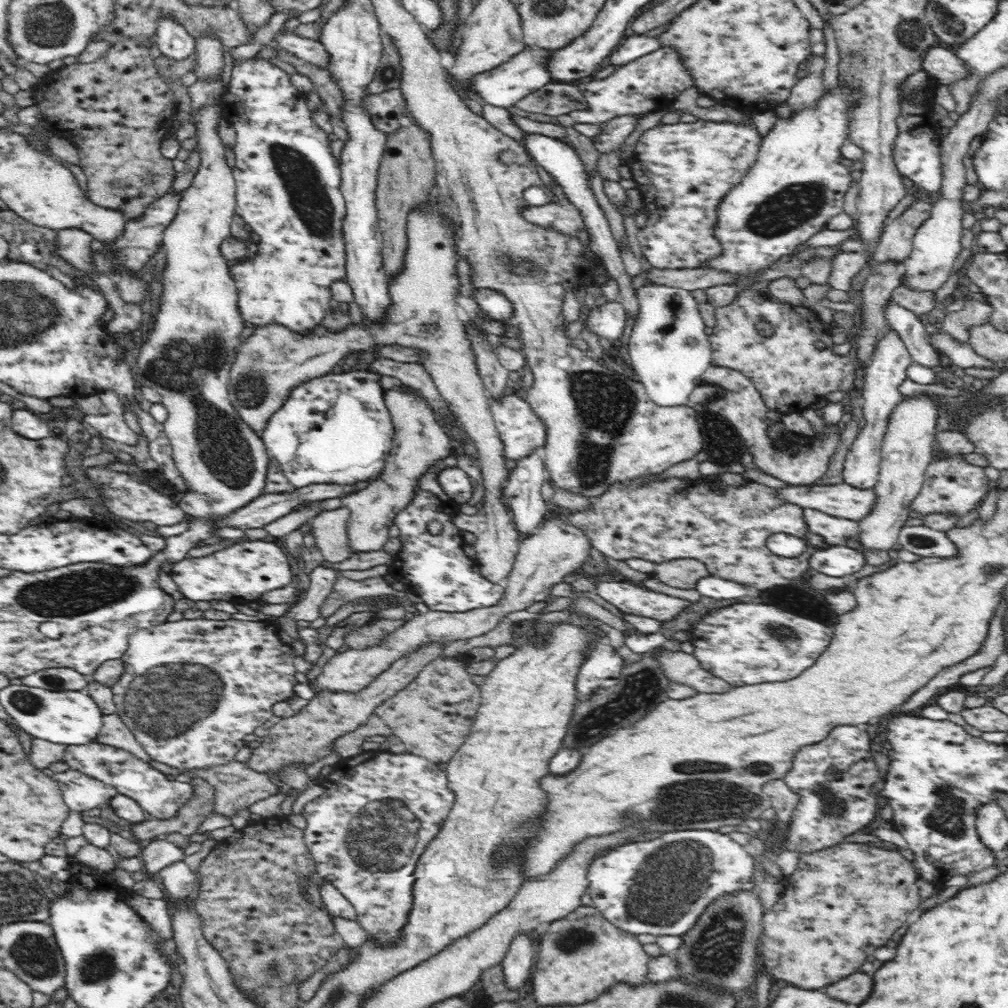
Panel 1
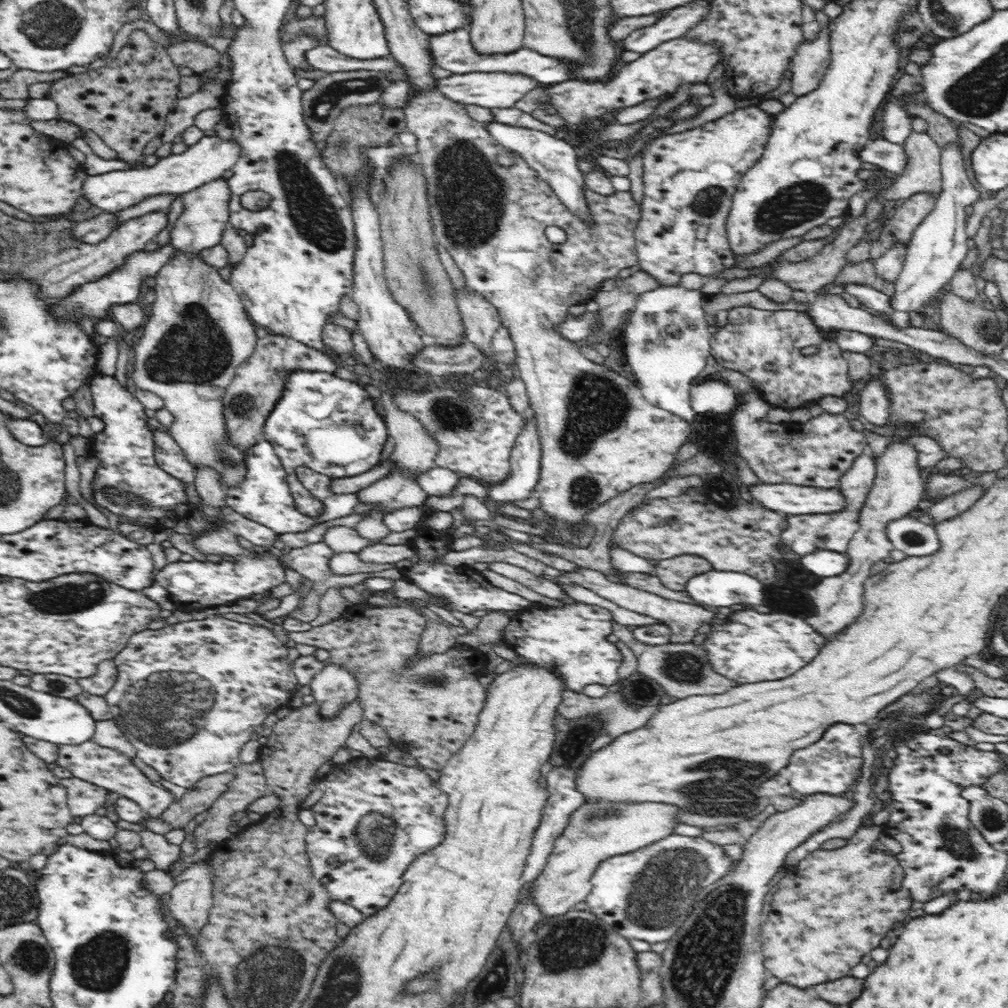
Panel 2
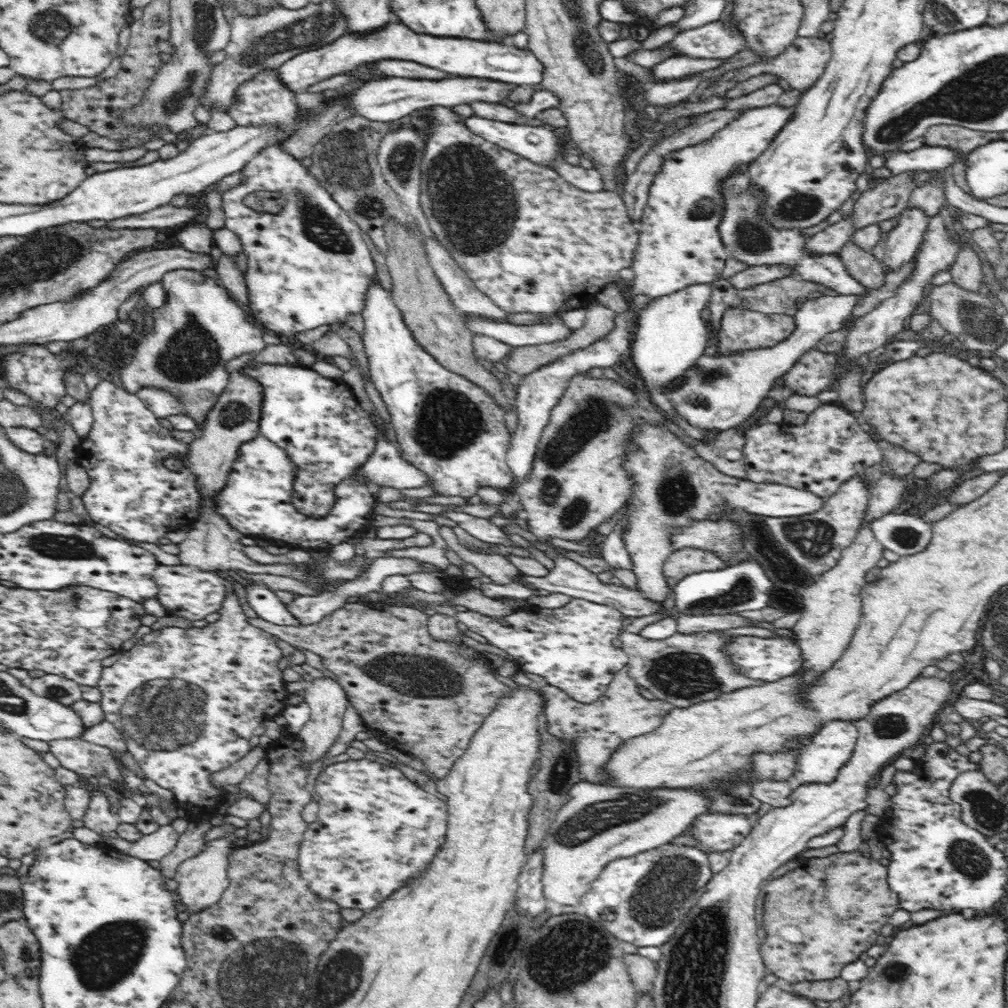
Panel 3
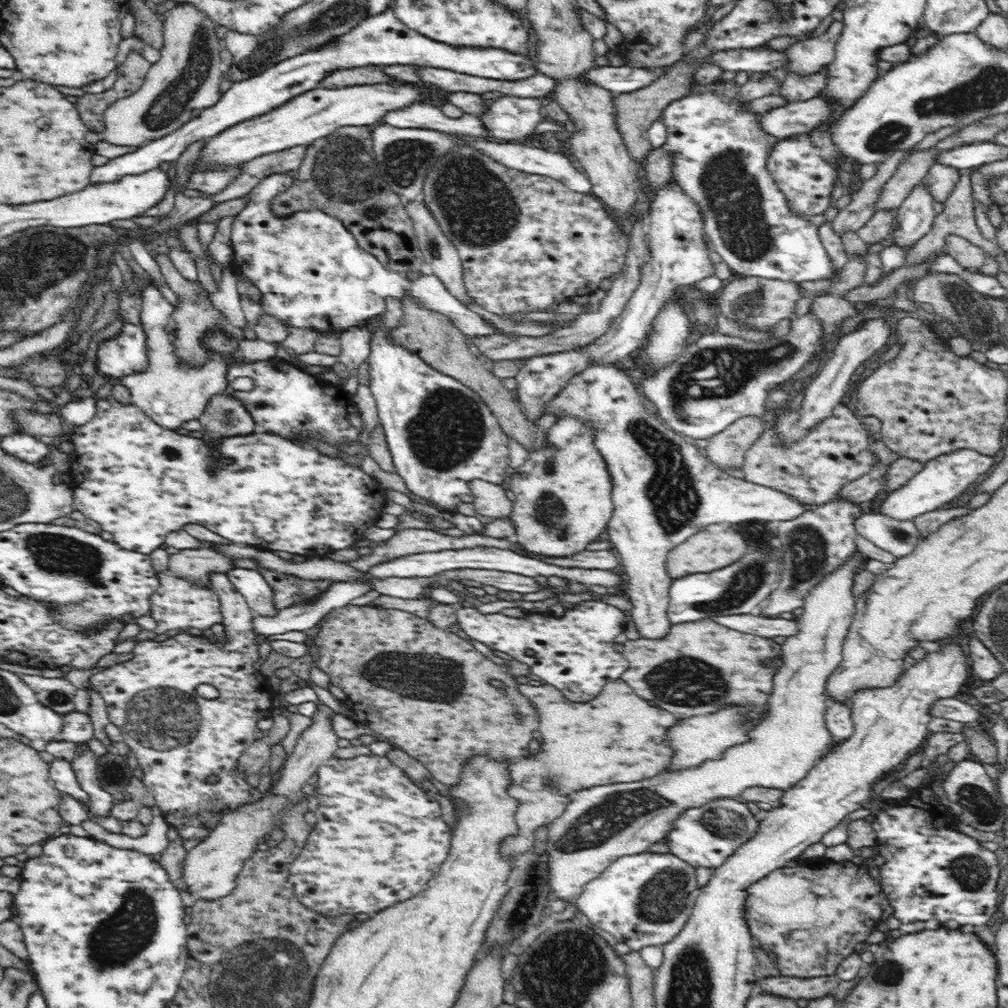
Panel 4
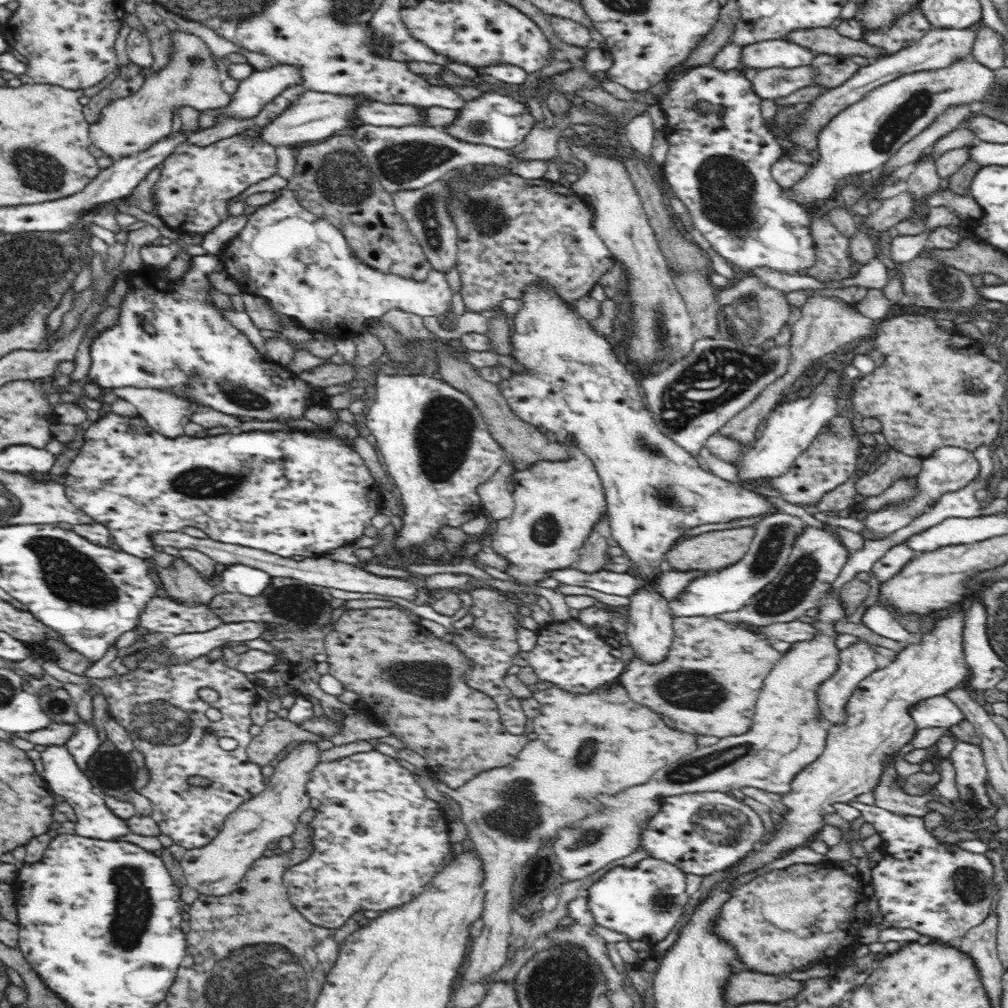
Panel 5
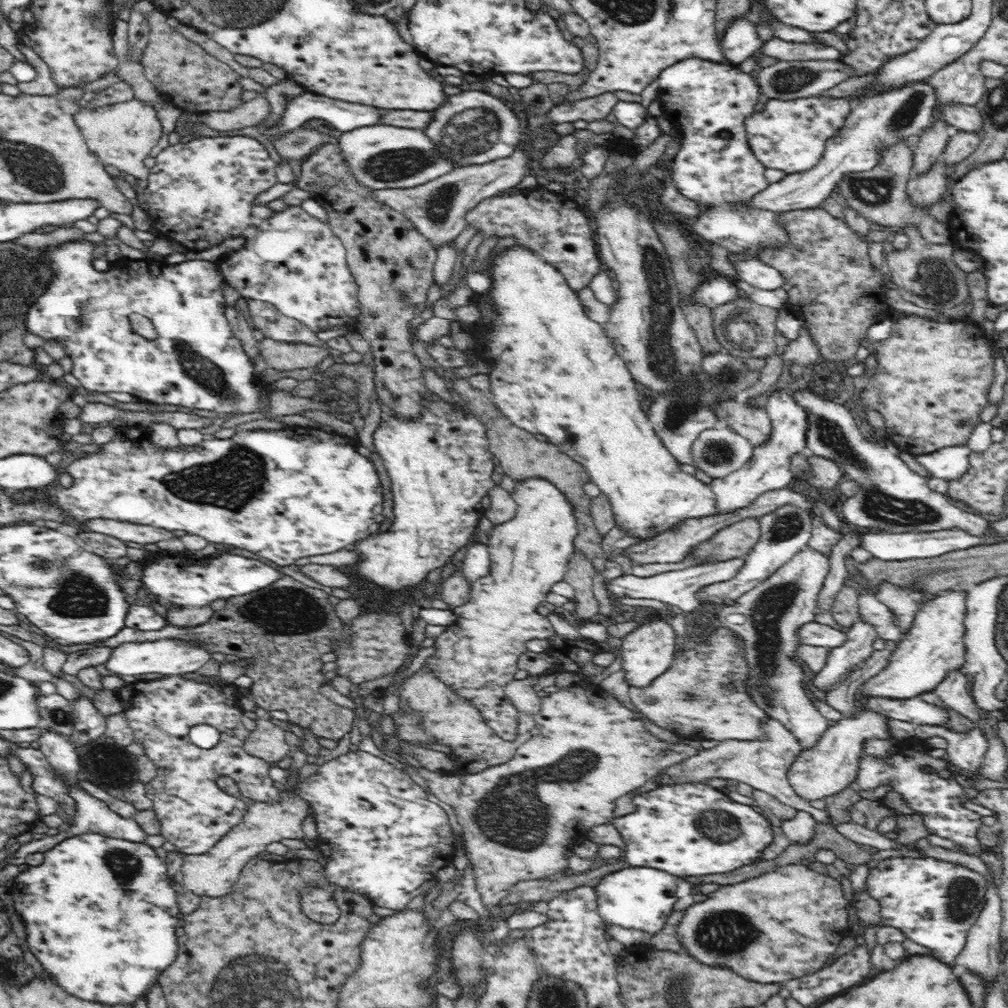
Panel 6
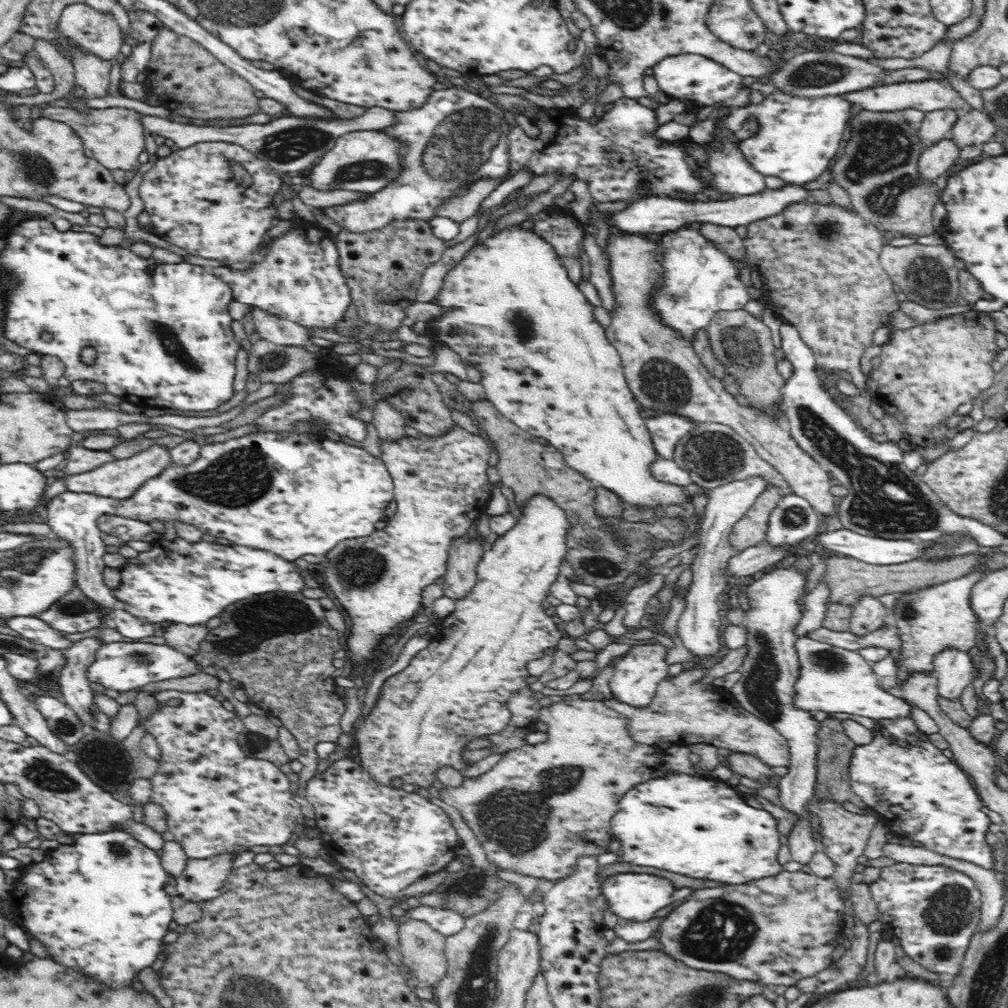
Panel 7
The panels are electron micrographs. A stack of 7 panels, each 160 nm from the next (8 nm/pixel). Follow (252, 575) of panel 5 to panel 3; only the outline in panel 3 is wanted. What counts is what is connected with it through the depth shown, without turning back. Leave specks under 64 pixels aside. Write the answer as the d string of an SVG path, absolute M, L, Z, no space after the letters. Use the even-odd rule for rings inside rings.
M254 582L250 583L245 591L249 605L260 618L278 626L296 627L300 625L300 621L292 616L274 591Z

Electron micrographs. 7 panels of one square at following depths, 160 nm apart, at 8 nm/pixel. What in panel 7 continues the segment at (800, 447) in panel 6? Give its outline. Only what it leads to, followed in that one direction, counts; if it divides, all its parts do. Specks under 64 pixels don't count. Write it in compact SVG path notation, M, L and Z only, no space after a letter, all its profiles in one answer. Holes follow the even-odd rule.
M753 476L742 480L733 480L728 484L709 490L704 518L700 525L698 552L691 563L692 583L685 594L686 607L677 622L678 635L684 643L684 647L696 657L709 660L719 657L719 651L723 645L721 633L725 619L716 598L724 592L724 586L726 586L725 566L730 558L737 553L731 547L729 536L736 522L750 510L750 507L756 502L756 498L770 484L771 482L764 477Z

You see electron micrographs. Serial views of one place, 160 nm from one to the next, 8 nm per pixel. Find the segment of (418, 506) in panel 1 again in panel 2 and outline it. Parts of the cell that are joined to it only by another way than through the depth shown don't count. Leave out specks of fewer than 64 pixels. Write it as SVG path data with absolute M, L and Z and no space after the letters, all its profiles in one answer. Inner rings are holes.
M418 524L413 528L415 537L410 540L409 544L417 550L416 559L413 560L412 566L407 569L400 570L402 578L405 576L407 580L412 580L418 588L422 588L424 592L436 596L444 603L439 606L446 610L458 610L464 614L476 612L476 610L516 610L525 609L531 603L522 596L510 593L502 588L492 585L484 576L474 568L468 565L452 566L442 563L440 558L452 550L452 537L446 531L434 530L428 525Z

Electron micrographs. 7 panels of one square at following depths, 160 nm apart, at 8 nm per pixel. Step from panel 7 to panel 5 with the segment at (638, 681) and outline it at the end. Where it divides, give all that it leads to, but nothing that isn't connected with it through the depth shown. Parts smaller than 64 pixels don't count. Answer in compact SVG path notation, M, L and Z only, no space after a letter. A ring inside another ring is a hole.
M650 587L638 589L628 597L628 600L630 603L626 607L628 626L625 632L626 639L634 649L638 660L642 660L645 664L660 664L668 656L676 631L676 618L670 612L669 602Z

